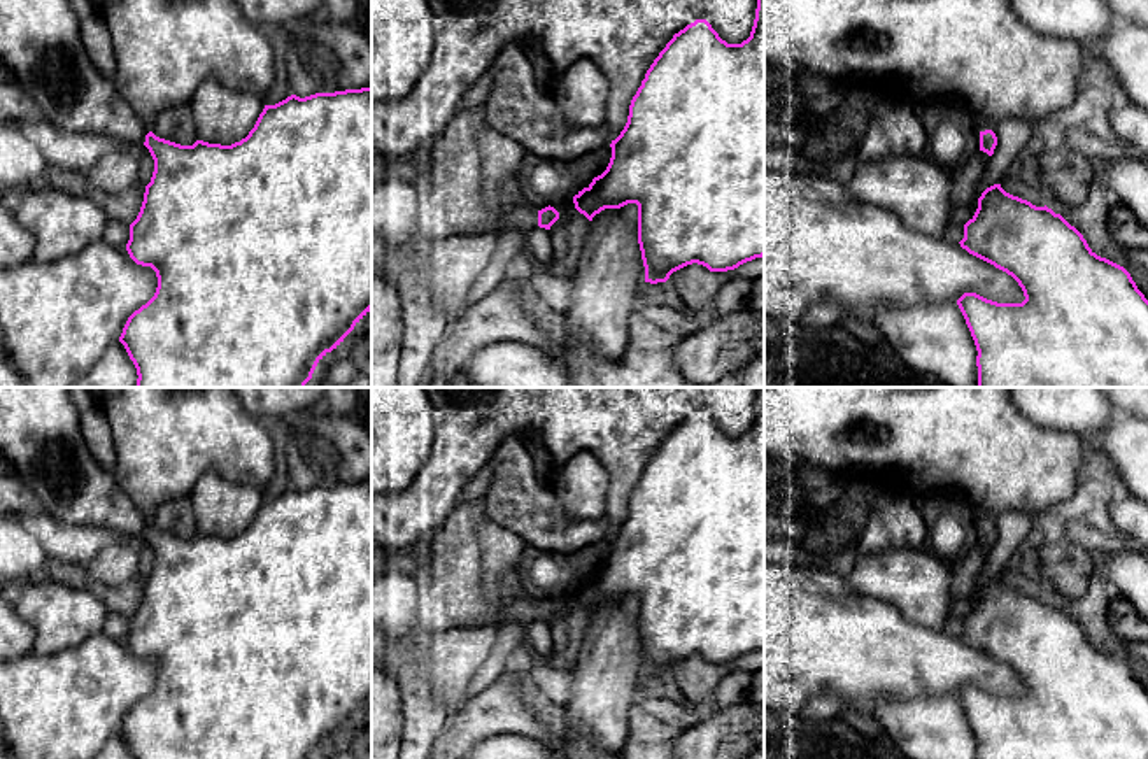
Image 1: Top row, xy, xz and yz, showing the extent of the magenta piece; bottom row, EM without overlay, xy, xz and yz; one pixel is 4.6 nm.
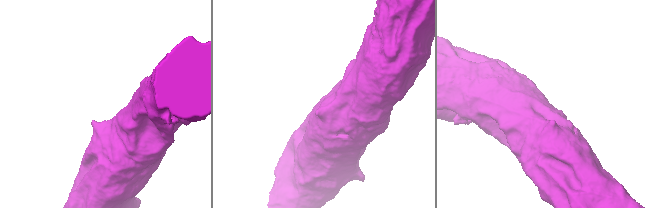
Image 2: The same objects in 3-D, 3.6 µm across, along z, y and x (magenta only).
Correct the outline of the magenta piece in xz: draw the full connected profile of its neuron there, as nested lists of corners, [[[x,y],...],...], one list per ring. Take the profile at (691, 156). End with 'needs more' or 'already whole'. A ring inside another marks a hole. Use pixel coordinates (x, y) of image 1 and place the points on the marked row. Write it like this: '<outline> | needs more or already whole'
[[[757,0],[750,37],[741,44],[727,44],[706,19],[696,19],[673,35],[654,60],[629,105],[629,116],[620,135],[612,140],[612,158],[606,170],[573,196],[575,209],[589,221],[605,209],[638,205],[638,244],[645,266],[645,282],[666,282],[670,275],[687,265],[698,263],[710,272],[727,272],[764,256],[764,0]]] | already whole

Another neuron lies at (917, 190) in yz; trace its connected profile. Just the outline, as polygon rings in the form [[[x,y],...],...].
[[[925,156],[848,161],[843,177],[859,202],[894,212],[908,228],[941,238],[950,224],[952,168]]]

